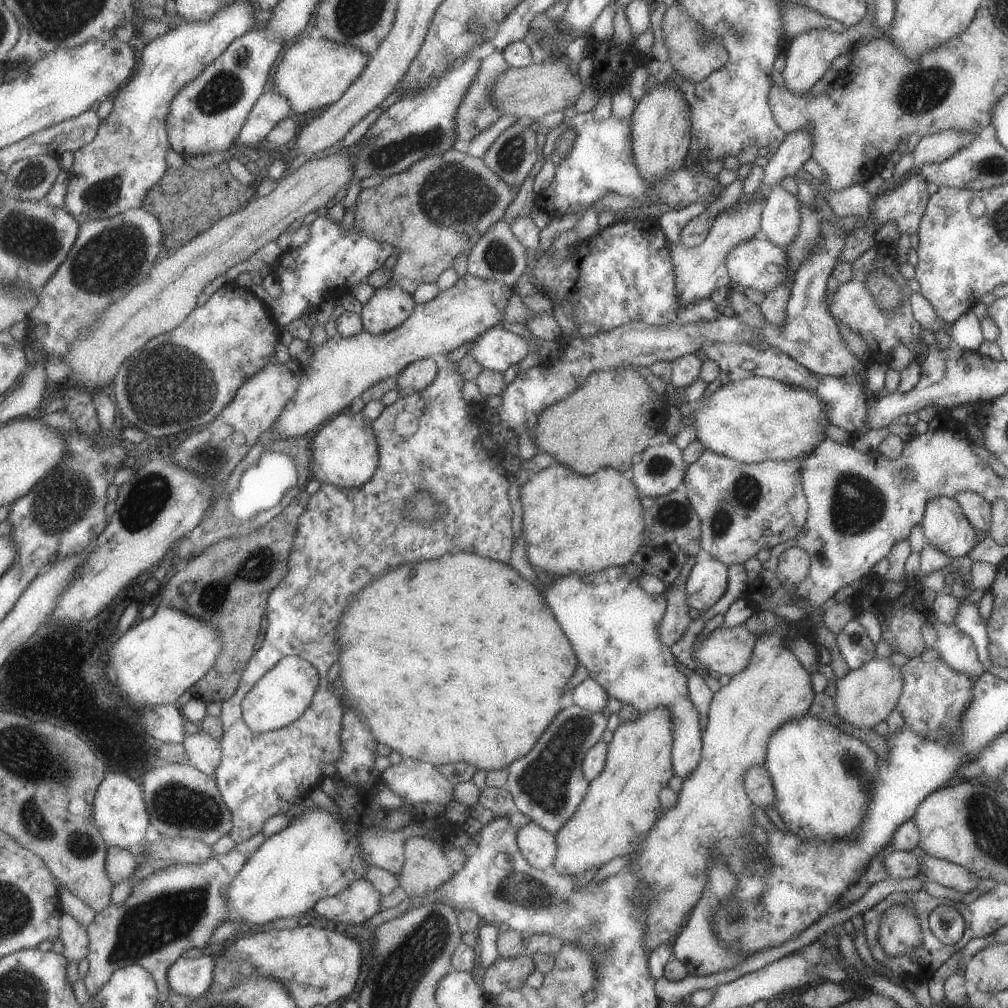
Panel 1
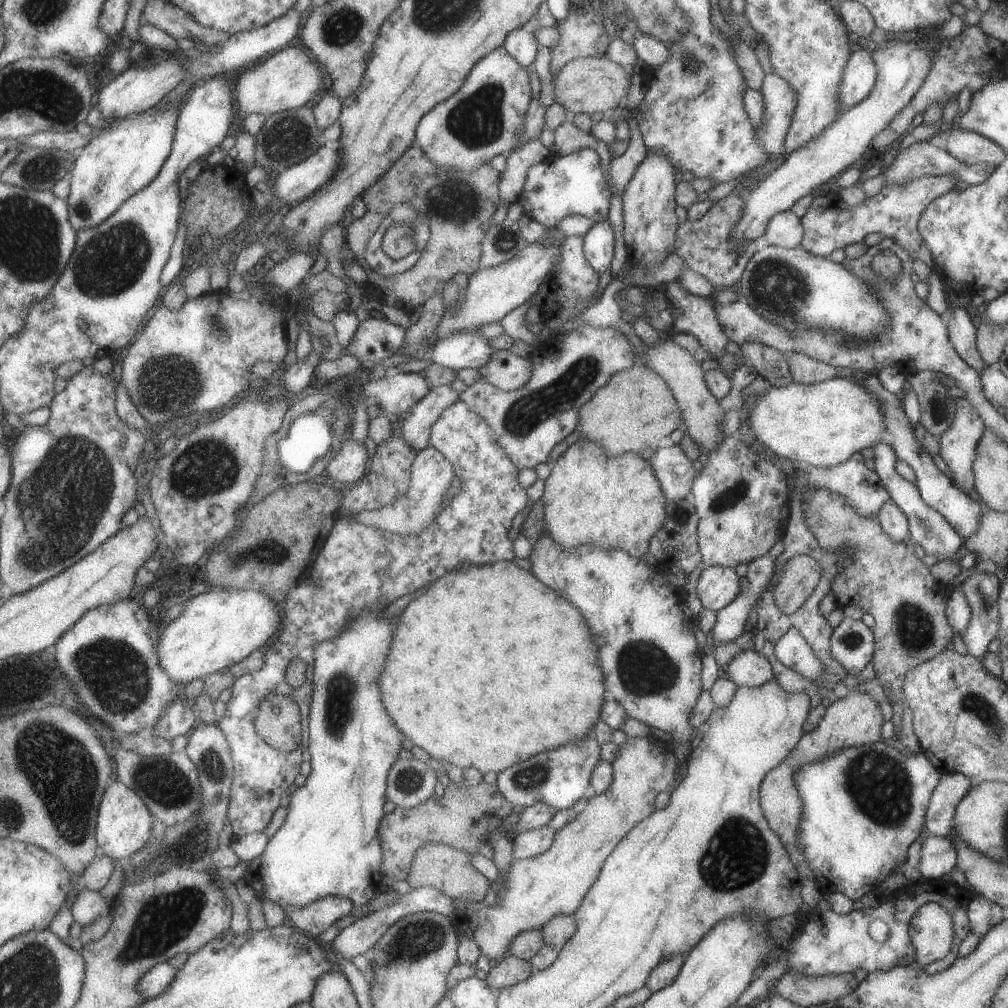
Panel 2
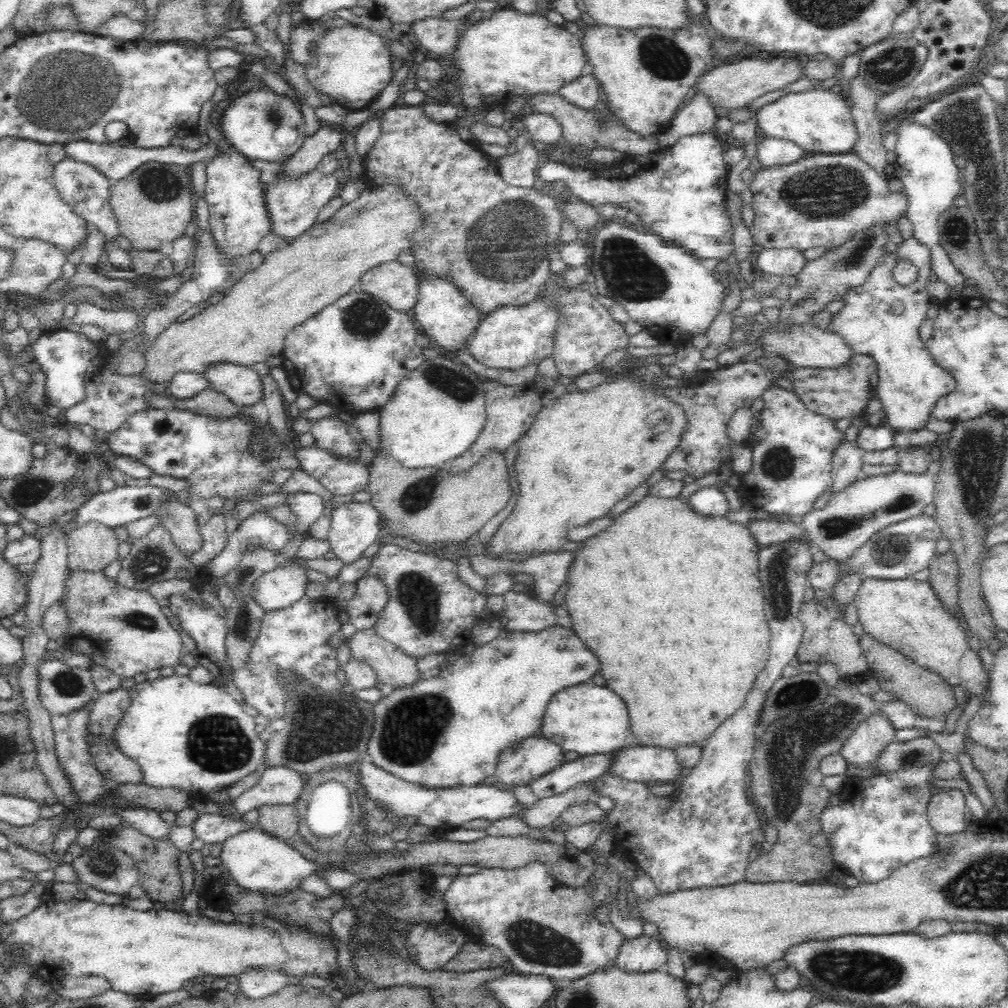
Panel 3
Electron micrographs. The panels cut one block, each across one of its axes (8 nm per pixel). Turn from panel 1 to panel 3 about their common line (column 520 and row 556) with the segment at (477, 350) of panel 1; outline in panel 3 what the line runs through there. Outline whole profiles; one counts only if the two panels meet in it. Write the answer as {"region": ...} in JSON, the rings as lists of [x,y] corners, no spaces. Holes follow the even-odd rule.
{"region":[[[348,502],[332,511],[330,542],[334,556],[345,565],[359,560],[381,532],[379,512],[368,502]]]}

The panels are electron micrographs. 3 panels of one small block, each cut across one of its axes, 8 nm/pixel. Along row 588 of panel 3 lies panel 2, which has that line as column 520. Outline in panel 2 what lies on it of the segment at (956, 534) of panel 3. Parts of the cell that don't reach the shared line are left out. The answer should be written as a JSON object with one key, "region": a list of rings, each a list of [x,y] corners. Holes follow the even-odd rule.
{"region":[[[510,955],[492,964],[486,981],[494,990],[501,990],[528,980],[535,973],[530,961]]]}

